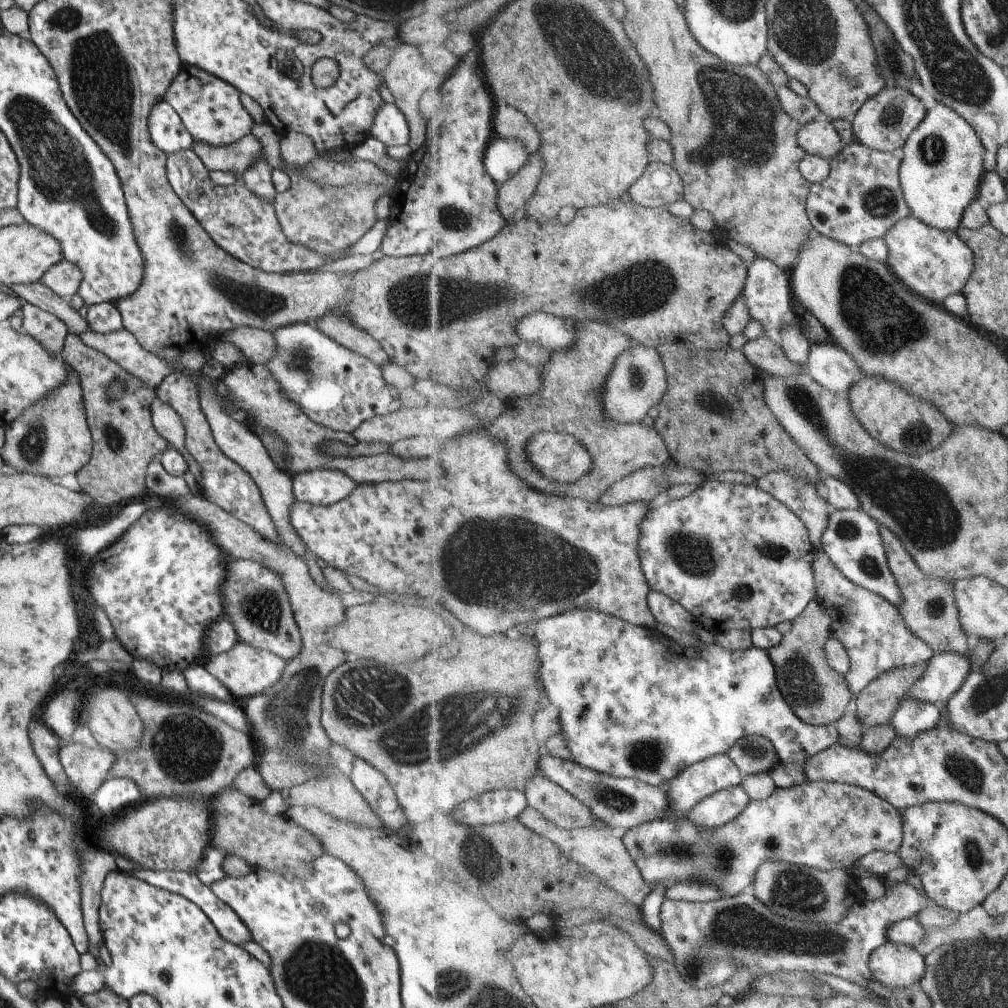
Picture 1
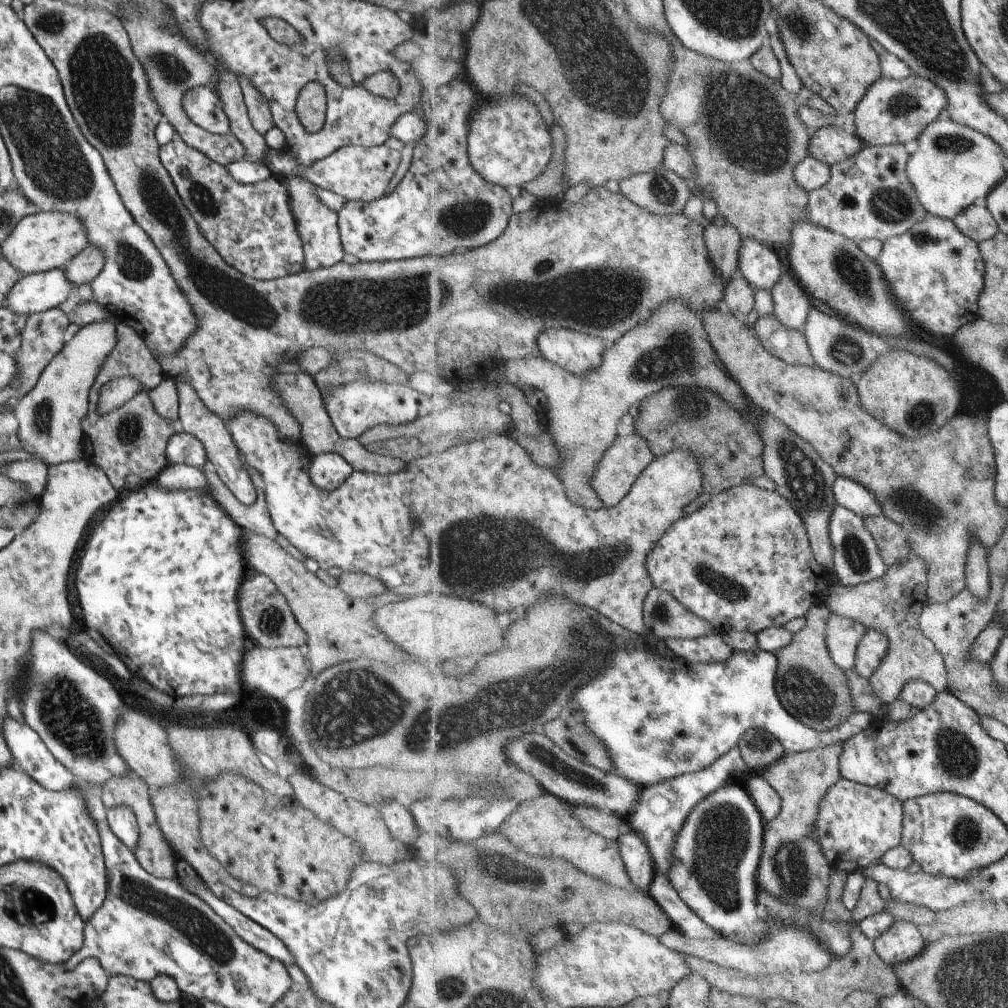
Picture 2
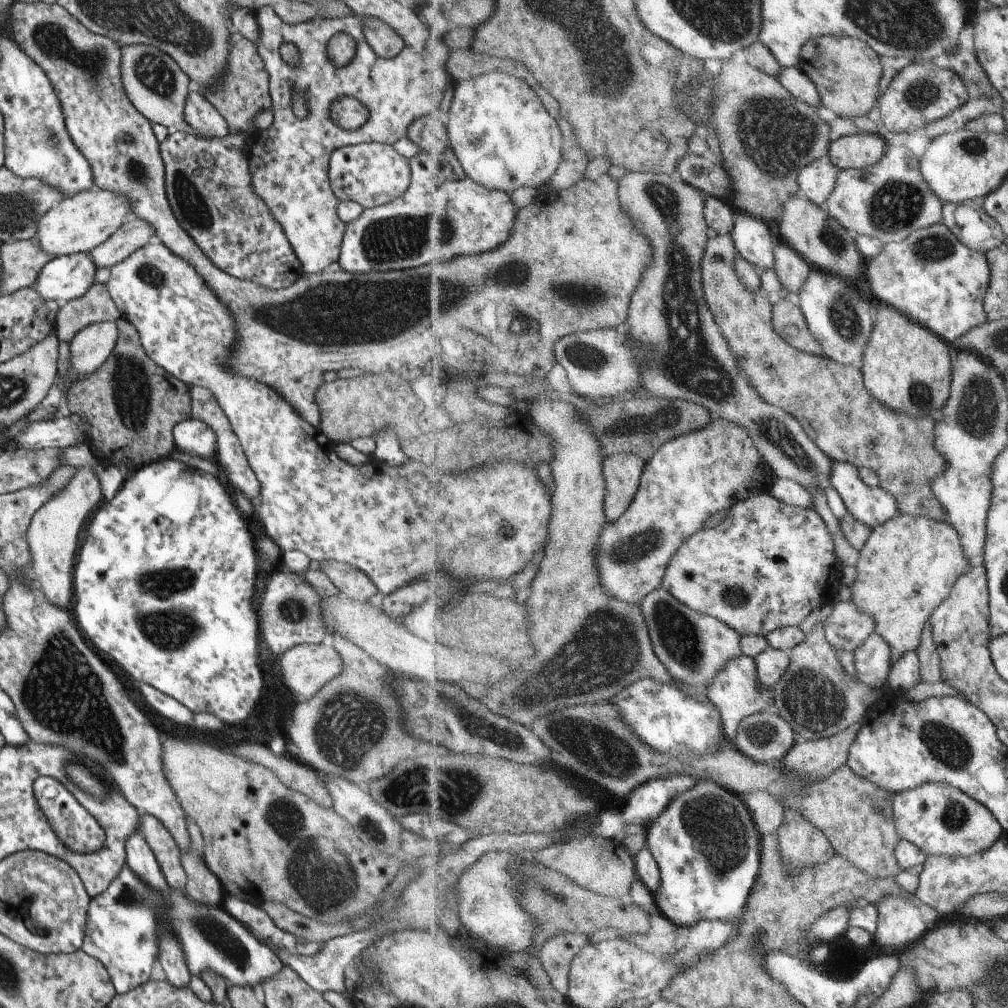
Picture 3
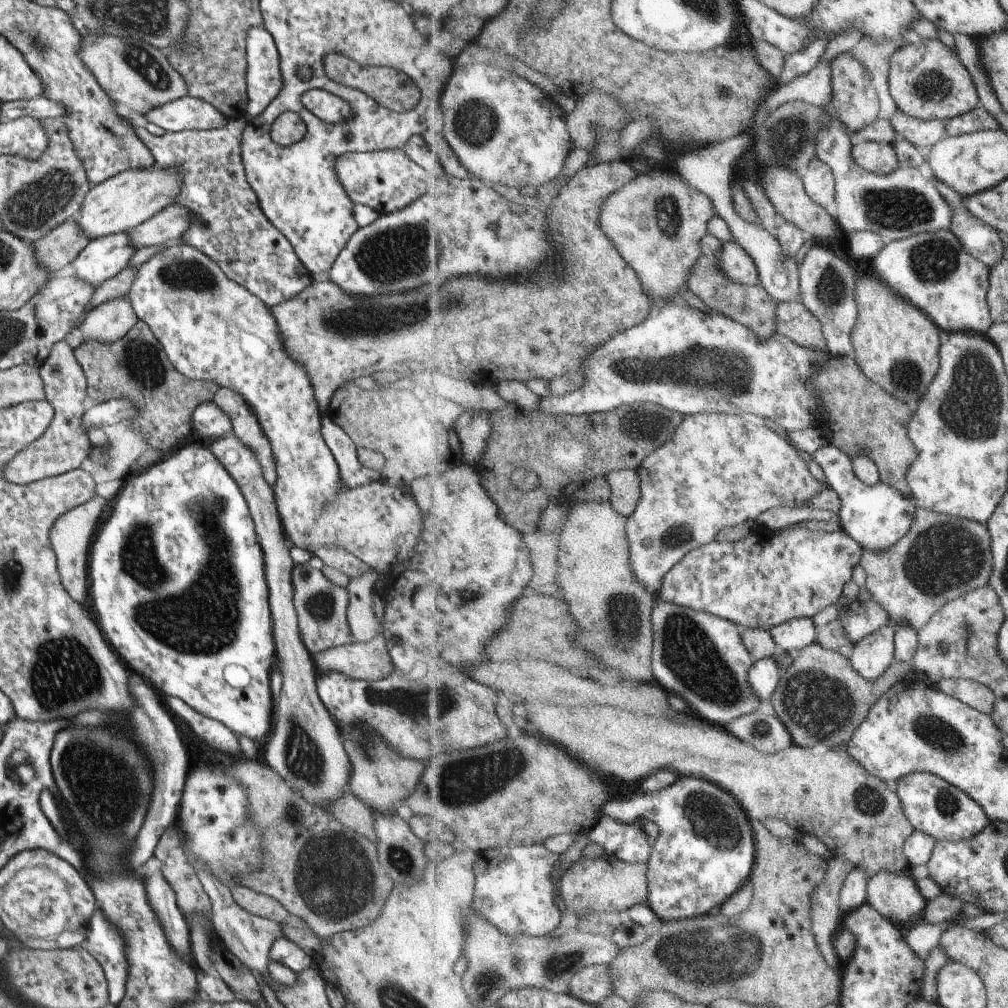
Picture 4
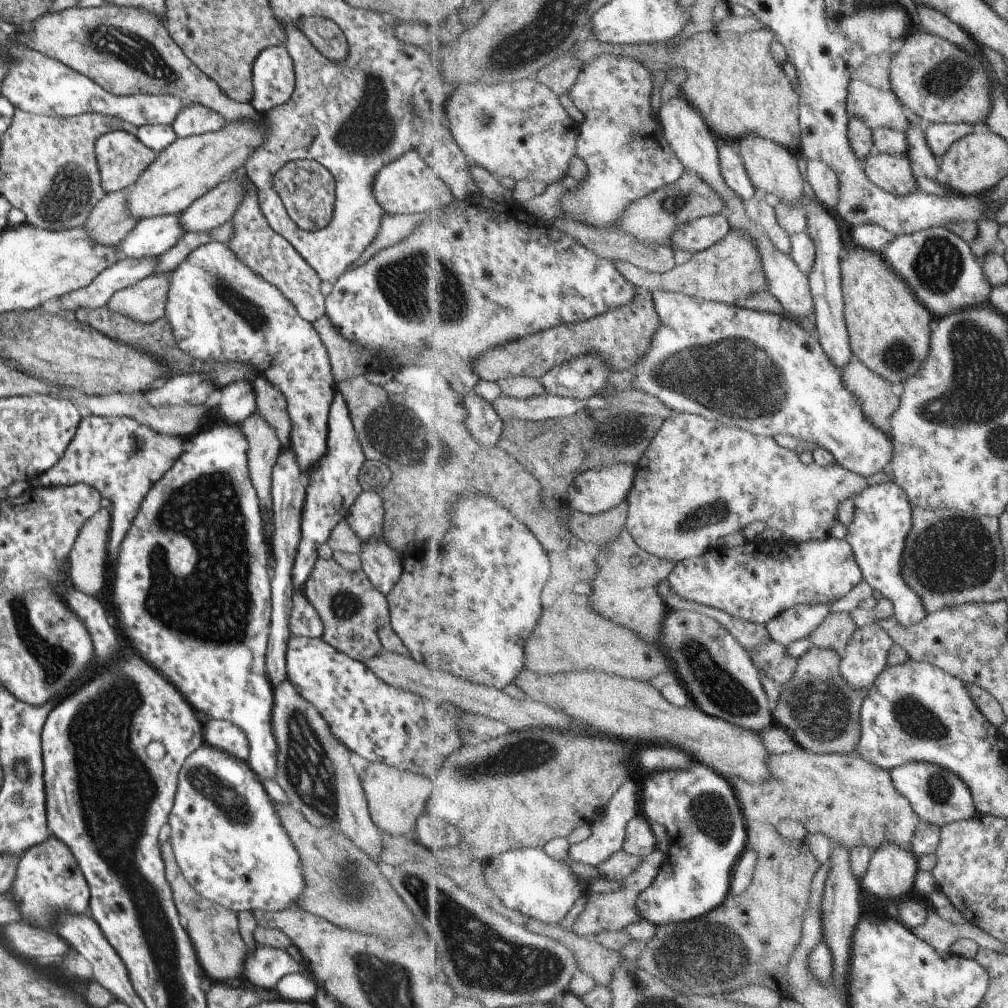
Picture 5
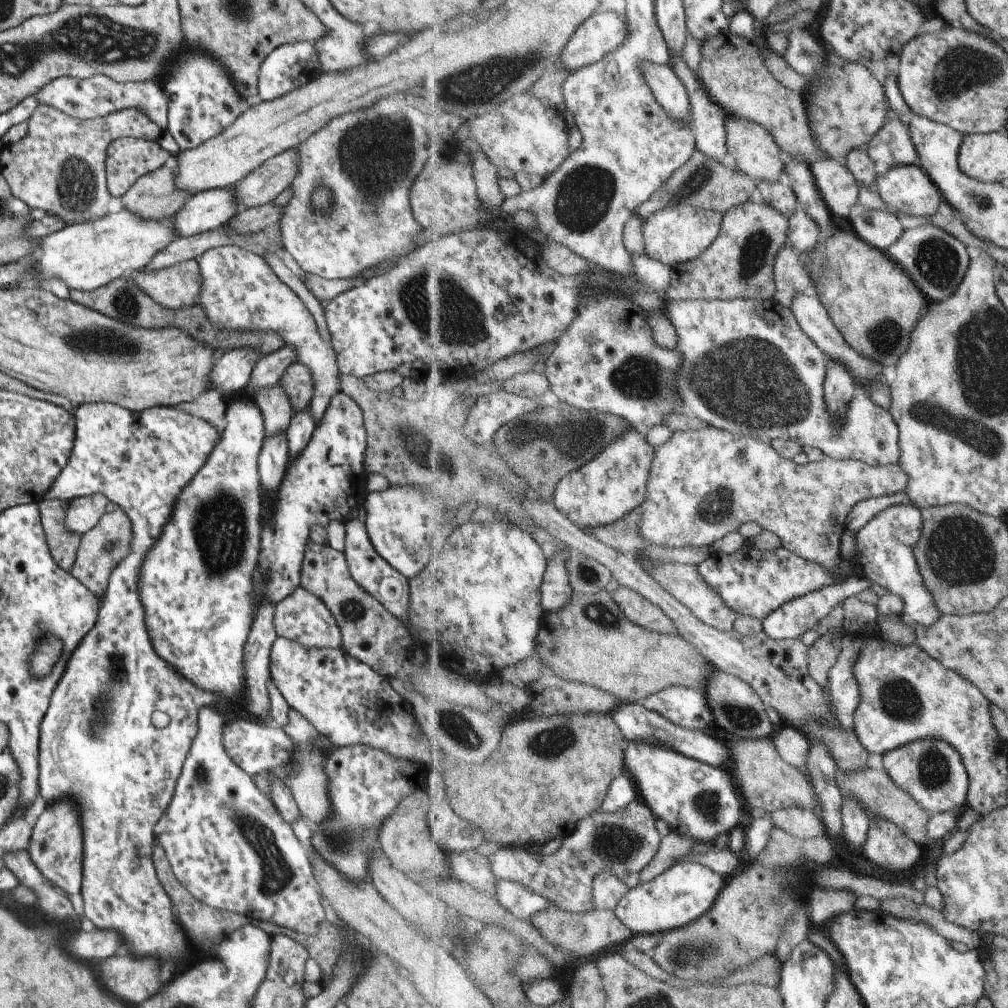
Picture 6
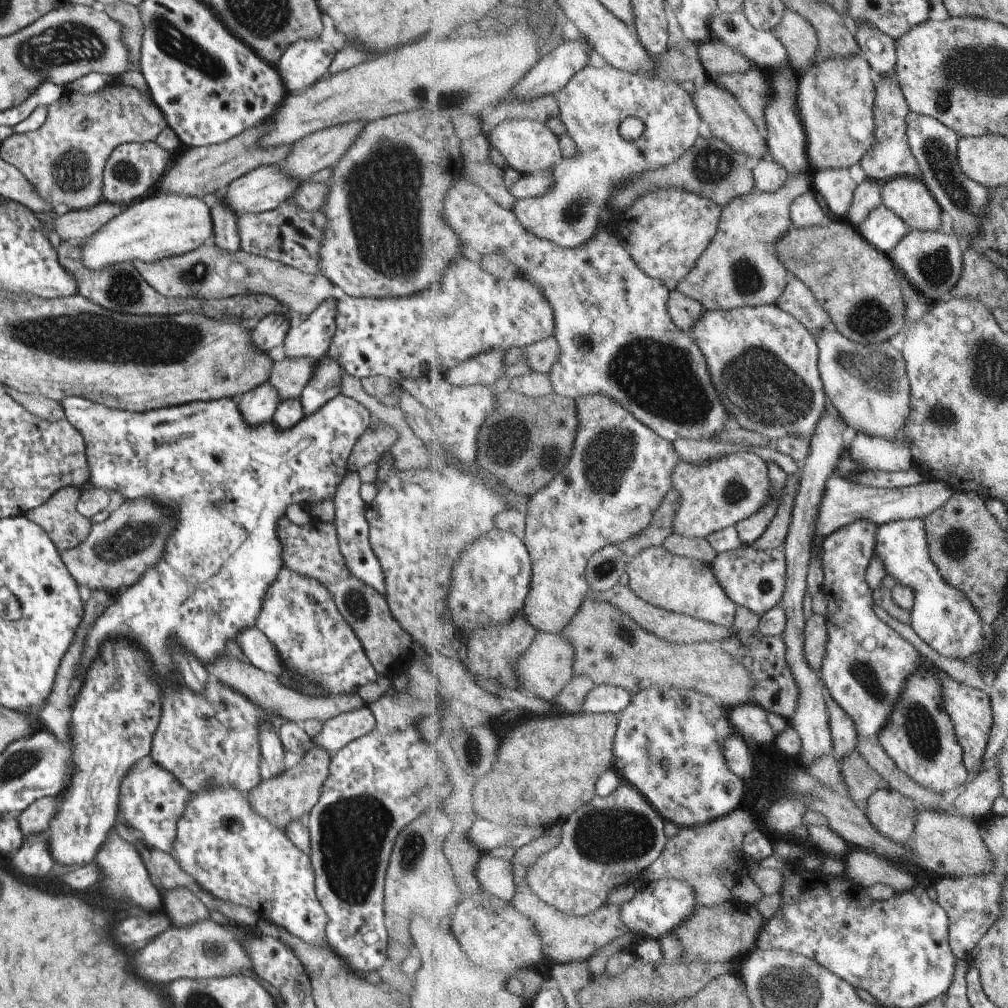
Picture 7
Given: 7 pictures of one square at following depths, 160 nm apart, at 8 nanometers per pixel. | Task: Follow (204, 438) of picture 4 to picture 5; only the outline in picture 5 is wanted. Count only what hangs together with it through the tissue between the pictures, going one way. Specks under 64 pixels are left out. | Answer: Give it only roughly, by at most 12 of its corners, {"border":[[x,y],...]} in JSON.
{"border":[[231,381],[220,390],[217,416],[240,425],[256,410],[252,384]]}

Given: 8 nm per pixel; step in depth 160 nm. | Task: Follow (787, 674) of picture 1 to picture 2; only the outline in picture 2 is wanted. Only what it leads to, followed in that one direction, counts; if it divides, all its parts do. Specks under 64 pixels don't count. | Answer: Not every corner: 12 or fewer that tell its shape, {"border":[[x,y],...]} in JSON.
{"border":[[827,602],[777,652],[783,706],[817,732],[856,710]]}

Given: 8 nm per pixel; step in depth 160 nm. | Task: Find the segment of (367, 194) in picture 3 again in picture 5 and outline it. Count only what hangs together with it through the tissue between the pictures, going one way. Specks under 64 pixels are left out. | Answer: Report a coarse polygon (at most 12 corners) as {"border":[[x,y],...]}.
{"border":[[415,150],[378,170],[387,215],[442,212],[456,199]]}

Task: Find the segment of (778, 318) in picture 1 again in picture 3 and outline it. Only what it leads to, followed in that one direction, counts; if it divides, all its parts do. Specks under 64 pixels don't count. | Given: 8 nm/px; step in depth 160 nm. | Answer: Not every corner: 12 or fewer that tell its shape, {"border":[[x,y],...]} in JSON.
{"border":[[735,211],[736,249],[759,271],[775,266],[769,226]]}

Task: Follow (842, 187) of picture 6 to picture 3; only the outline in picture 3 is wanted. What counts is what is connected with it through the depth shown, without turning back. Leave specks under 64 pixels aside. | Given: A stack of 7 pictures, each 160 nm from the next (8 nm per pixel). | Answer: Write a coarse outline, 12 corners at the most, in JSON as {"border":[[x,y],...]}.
{"border":[[829,156],[800,172],[805,198],[825,207],[841,170]]}

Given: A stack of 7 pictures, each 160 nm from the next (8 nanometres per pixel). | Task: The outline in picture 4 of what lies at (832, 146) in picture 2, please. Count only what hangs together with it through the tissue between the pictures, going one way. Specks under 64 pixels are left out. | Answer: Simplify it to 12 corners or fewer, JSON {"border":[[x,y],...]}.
{"border":[[854,142],[854,159],[865,170],[890,175],[899,169],[893,145]]}

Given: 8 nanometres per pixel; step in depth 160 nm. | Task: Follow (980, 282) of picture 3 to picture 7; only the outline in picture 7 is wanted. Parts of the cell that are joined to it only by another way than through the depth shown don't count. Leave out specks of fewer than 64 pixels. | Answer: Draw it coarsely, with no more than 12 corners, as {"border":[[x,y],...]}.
{"border":[[911,230],[889,256],[927,300],[964,274],[955,234]]}

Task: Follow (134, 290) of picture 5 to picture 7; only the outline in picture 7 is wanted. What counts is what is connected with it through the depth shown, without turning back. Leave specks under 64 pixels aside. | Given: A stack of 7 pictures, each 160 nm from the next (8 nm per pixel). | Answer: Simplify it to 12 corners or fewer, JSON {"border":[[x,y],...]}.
{"border":[[212,242],[131,263],[165,298],[263,295],[308,316],[338,291]]}

